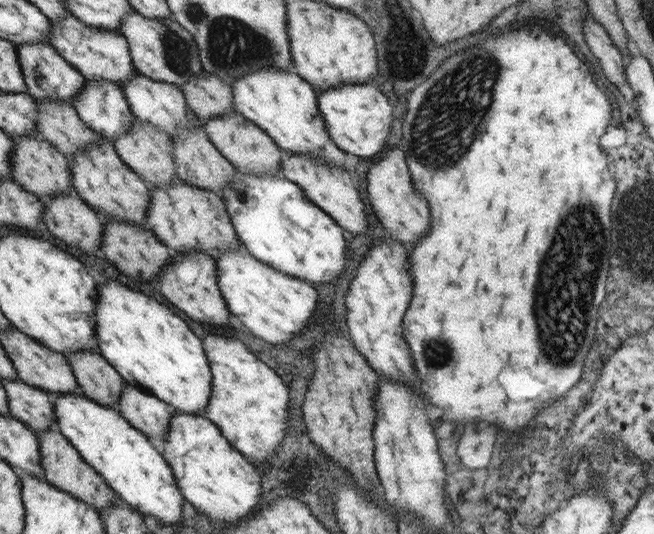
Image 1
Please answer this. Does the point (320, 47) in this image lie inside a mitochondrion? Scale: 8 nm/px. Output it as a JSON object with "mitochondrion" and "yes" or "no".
{"mitochondrion":"no"}

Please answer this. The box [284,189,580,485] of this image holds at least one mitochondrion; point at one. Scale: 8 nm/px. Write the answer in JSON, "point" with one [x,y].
{"point":[438,352]}

